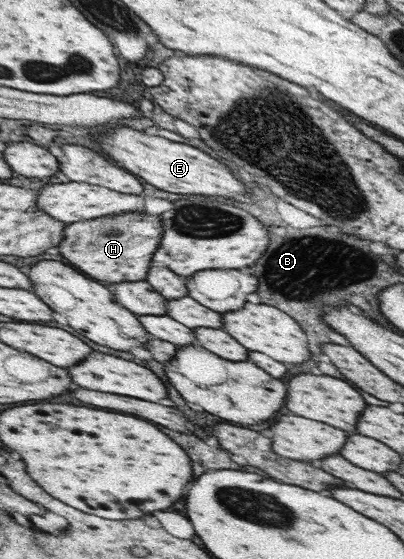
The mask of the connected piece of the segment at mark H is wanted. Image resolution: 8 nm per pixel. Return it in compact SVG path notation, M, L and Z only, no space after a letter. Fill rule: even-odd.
M122 213L118 217L102 217L98 221L82 221L66 229L66 241L60 245L60 253L82 273L108 283L120 281L144 281L150 269L154 251L161 243L163 223L158 215L146 213Z

